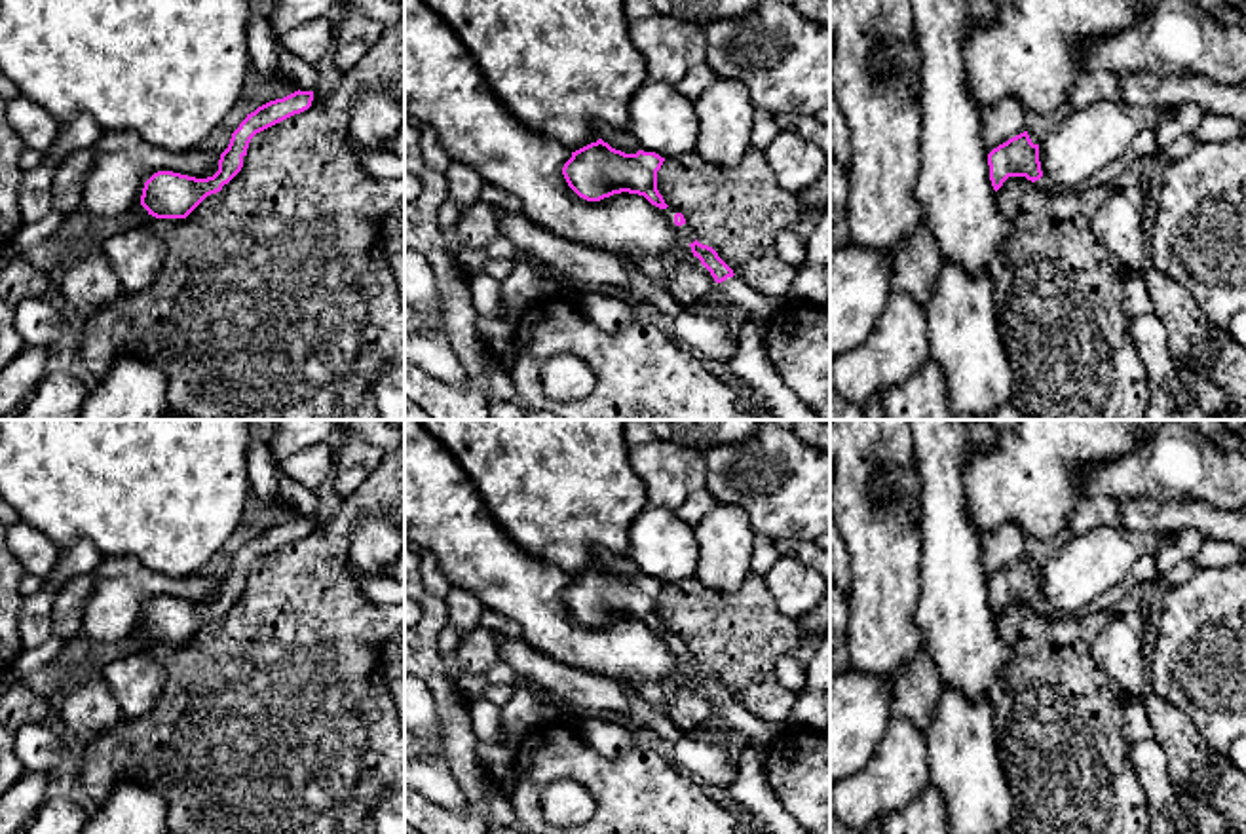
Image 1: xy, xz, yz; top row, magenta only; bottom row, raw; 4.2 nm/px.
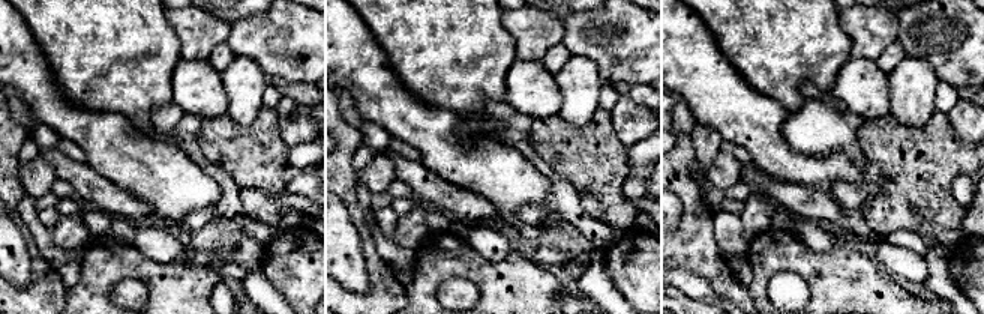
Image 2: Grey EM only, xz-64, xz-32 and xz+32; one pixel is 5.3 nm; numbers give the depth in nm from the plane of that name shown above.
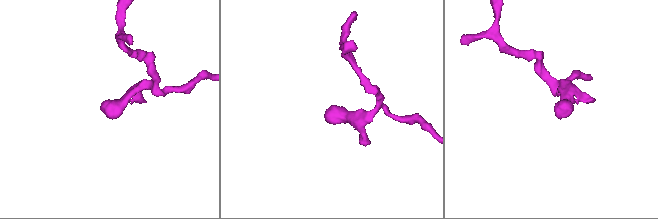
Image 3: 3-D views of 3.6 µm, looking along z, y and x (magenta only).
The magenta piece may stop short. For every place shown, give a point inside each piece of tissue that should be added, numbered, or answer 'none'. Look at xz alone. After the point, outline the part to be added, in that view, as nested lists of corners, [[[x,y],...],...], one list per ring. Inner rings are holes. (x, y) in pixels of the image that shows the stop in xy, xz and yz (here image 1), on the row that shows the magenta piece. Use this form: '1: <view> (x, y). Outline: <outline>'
1: xz (686, 232). Outline: [[[653,205],[655,207],[655,205]],[[655,207],[655,211],[659,211],[665,218],[667,218],[667,222],[672,226],[672,230],[689,245],[689,243],[693,243],[697,237],[695,237],[695,232],[693,232],[693,228],[686,222],[686,224],[682,224],[682,226],[676,226],[674,224],[674,215],[678,213],[674,207],[667,207],[667,209],[659,209],[659,207]]]
2: xz (755, 304). Outline: [[[733,275],[718,283],[727,304],[745,312],[746,319],[769,321],[775,313],[783,312],[788,298],[765,296],[748,287],[741,277]]]

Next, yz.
1: yz (1043, 183). Outline: [[[1047,175],[1033,182],[1037,188],[1050,192],[1050,194],[1066,194],[1056,182],[1052,182]]]

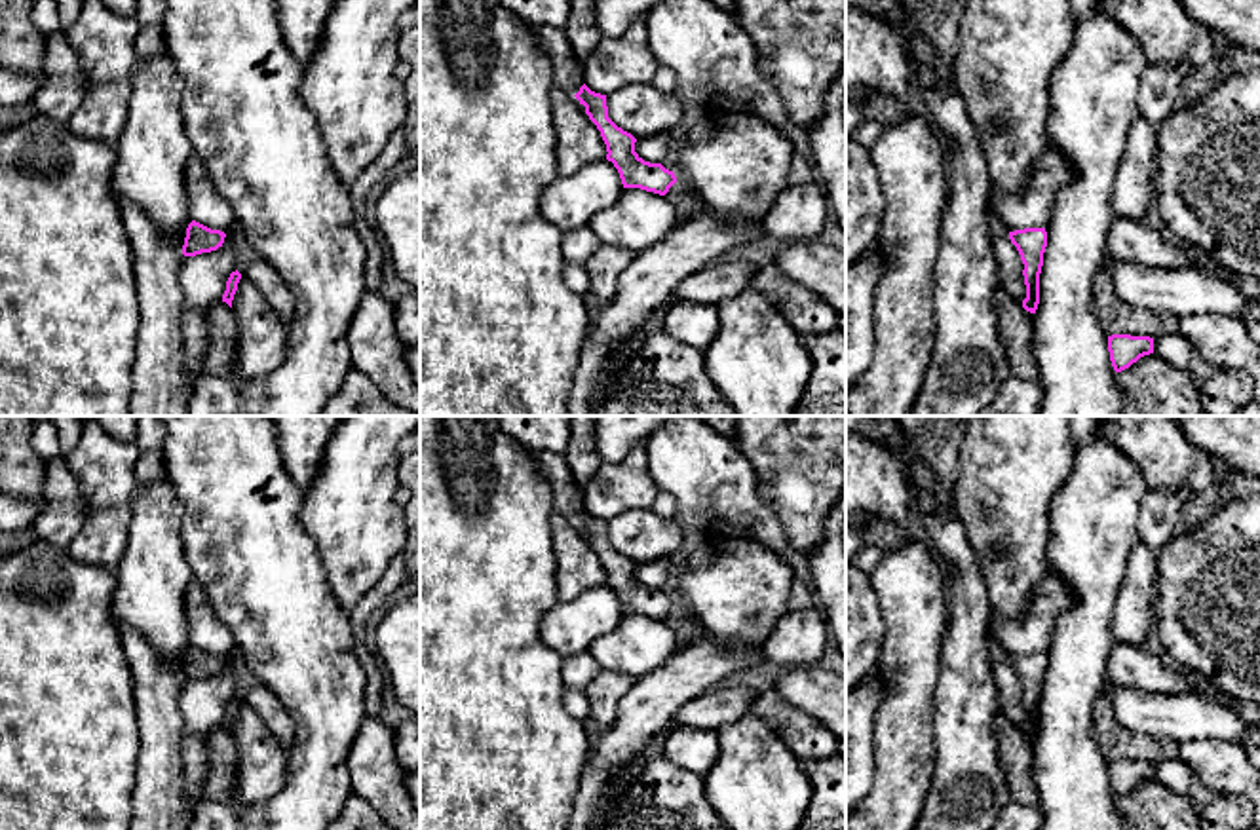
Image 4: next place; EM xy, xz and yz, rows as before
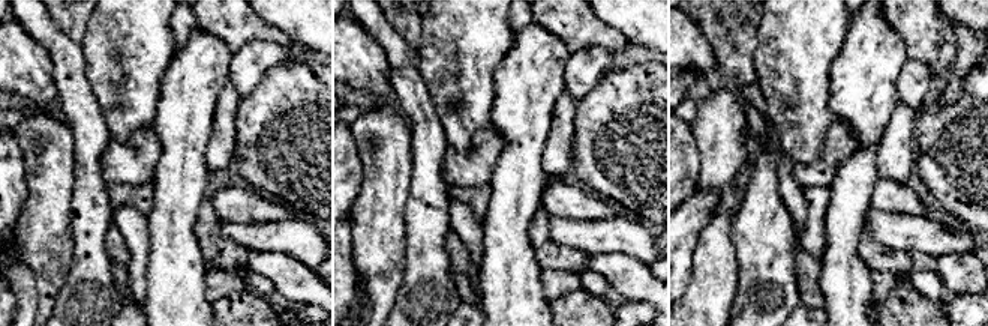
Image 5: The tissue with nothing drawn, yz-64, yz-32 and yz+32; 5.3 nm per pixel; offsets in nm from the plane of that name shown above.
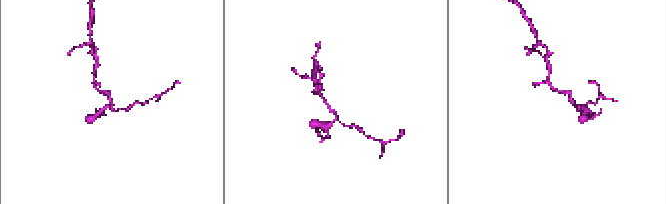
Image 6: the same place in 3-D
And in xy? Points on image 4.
none

